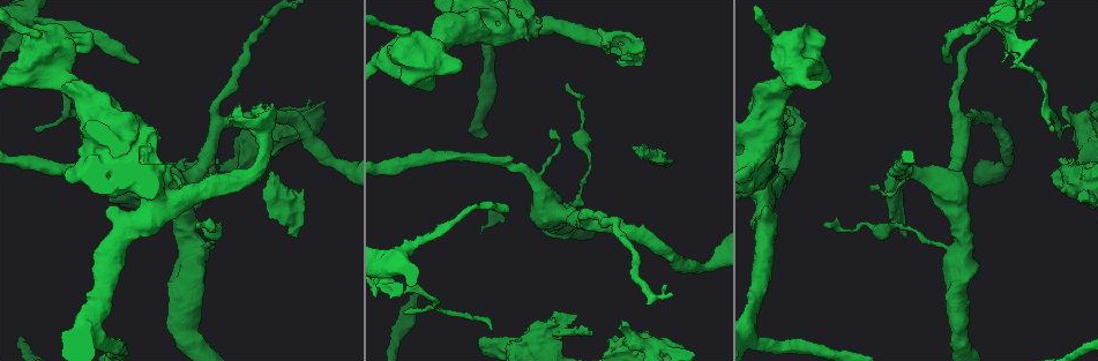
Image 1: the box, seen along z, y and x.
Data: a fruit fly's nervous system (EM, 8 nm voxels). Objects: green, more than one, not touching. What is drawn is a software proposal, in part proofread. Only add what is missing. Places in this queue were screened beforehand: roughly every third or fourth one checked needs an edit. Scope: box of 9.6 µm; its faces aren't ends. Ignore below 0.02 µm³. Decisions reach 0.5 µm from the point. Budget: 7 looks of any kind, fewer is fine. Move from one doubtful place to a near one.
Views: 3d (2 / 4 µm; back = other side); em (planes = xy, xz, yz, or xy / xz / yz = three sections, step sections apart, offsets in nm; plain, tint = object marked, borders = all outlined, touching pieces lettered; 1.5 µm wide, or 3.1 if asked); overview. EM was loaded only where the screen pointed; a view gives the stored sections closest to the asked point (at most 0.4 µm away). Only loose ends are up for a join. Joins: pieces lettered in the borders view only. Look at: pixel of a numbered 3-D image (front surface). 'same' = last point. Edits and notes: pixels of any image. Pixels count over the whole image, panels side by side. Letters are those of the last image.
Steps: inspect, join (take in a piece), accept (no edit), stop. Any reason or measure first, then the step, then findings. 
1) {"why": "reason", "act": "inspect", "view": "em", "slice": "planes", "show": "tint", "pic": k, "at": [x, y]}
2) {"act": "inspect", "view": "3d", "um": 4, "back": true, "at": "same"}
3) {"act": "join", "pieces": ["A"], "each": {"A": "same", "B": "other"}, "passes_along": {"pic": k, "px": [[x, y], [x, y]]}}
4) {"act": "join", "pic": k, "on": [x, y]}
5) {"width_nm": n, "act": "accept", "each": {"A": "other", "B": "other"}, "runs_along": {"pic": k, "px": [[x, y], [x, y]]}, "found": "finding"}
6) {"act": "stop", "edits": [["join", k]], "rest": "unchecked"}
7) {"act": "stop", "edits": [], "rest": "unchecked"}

{"why": "an open end", "act": "inspect", "view": "em", "slice": "planes", "show": "borders", "pic": 1, "at": [296, 237]}

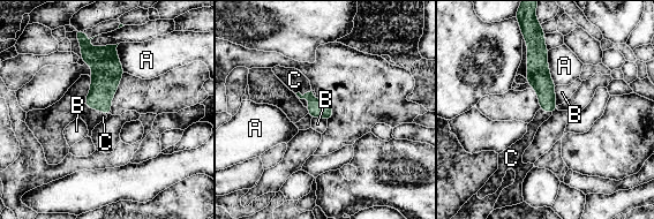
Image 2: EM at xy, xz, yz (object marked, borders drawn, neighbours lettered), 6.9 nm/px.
{"act": "join", "pieces": ["C"], "each": {"A": "other", "B": "other", "C": "same"}, "passes_along": {"pic": 2, "px": [[106, 75], [96, 108], [91, 118]]}, "found": "it goes on there"}

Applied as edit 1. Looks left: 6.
{"why": "an open end", "act": "inspect", "view": "3d", "um": 4, "pic": 1, "at": [272, 173]}

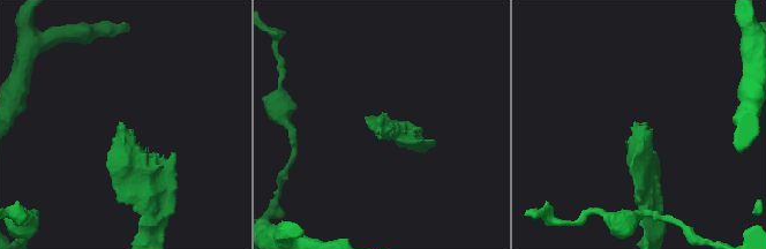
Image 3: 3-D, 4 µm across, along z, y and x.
{"why": "now the EM", "act": "inspect", "view": "em", "slice": "xy", "step": 4, "show": "tint", "pic": 3, "at": [635, 126]}

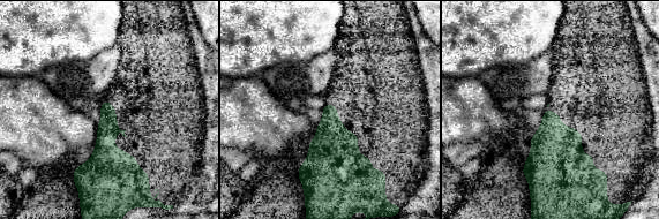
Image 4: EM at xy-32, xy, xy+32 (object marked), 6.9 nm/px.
{"why": "what lies round it", "act": "inspect", "view": "em", "slice": "xy", "step": 4, "show": "borders", "at": "same"}

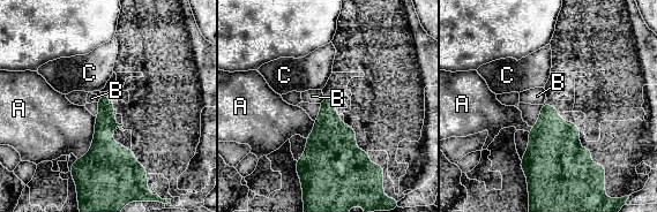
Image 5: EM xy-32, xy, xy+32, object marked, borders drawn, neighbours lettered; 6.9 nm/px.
{"longest_contact_nm": ["A", 340], "act": "accept", "each": {"A": "other", "B": "other", "C": "other"}, "border": {"pic": 5, "px": [[323, 96], [319, 103]]}, "found": "no lettered piece goes on from it"}

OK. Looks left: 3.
{"why": "free end", "act": "inspect", "view": "em", "slice": "planes", "show": "borders", "pic": 1, "at": [1070, 126]}

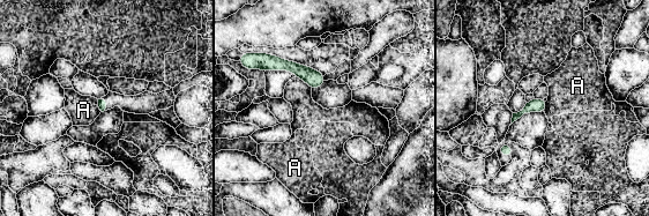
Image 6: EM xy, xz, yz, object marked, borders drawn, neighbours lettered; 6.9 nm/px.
{"act": "accept", "each": {"A": "other"}, "border": {"pic": 6, "px": [[296, 75], [311, 89]]}, "found": "no lettered piece goes on from it"}

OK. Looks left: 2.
{"act": "stop", "edits": [["join", 2]], "rest": "unchecked"}

